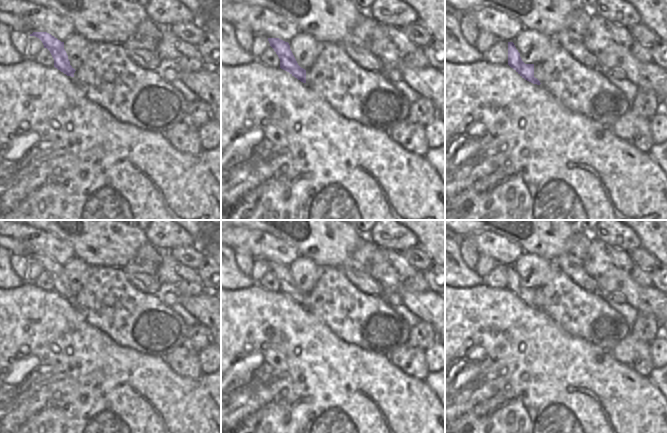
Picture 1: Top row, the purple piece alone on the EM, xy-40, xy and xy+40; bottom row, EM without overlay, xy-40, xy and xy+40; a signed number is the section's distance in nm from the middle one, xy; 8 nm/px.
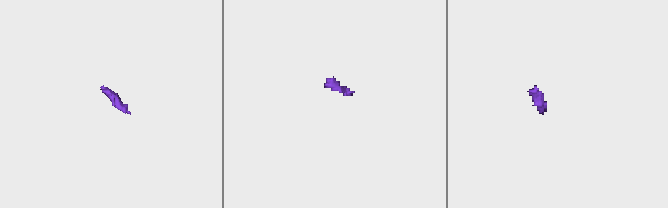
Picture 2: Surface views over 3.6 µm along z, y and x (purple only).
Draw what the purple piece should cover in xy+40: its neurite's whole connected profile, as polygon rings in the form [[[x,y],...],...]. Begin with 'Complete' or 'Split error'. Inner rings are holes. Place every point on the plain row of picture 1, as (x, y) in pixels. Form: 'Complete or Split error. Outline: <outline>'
Split error. Outline: [[[508,266],[508,289],[525,304],[540,309],[544,297],[540,288],[525,288],[513,266]]]

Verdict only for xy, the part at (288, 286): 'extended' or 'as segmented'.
as segmented

